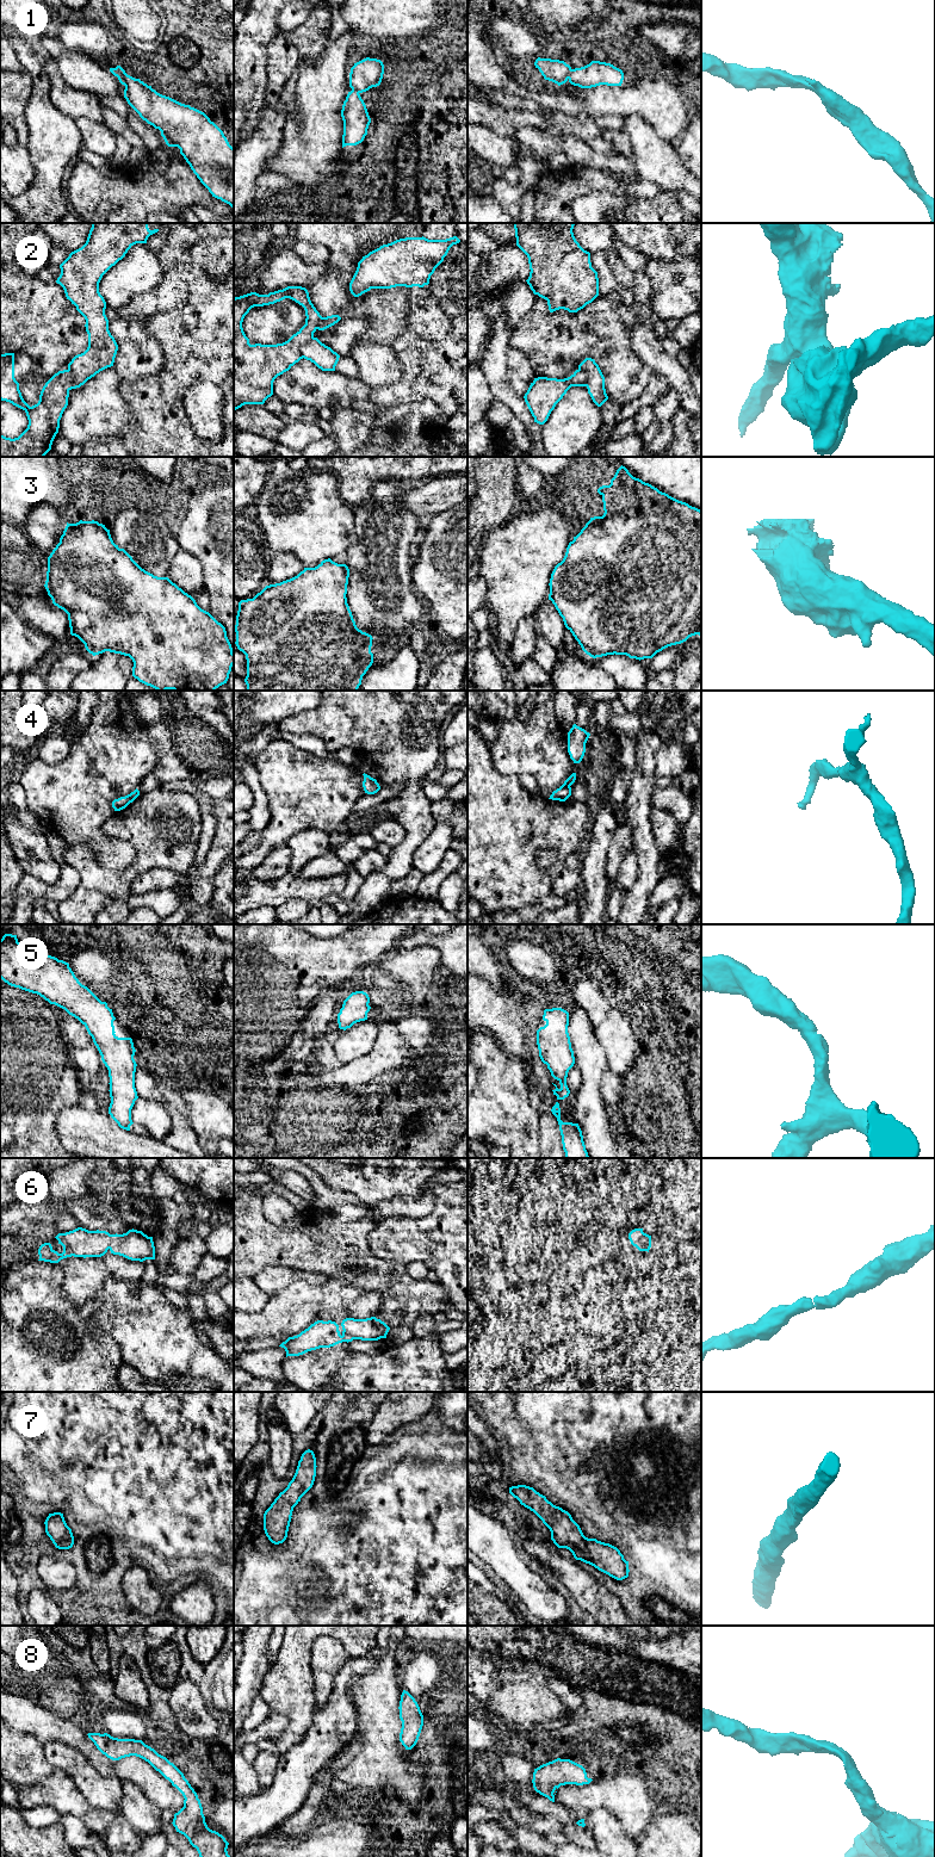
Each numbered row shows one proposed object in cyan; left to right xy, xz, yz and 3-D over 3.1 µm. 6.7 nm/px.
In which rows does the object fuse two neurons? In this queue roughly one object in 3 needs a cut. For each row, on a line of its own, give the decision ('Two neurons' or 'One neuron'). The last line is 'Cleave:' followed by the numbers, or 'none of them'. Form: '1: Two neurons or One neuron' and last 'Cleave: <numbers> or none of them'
1: Two neurons
2: Two neurons
3: One neuron
4: One neuron
5: One neuron
6: One neuron
7: One neuron
8: One neuron
Cleave: 1, 2

